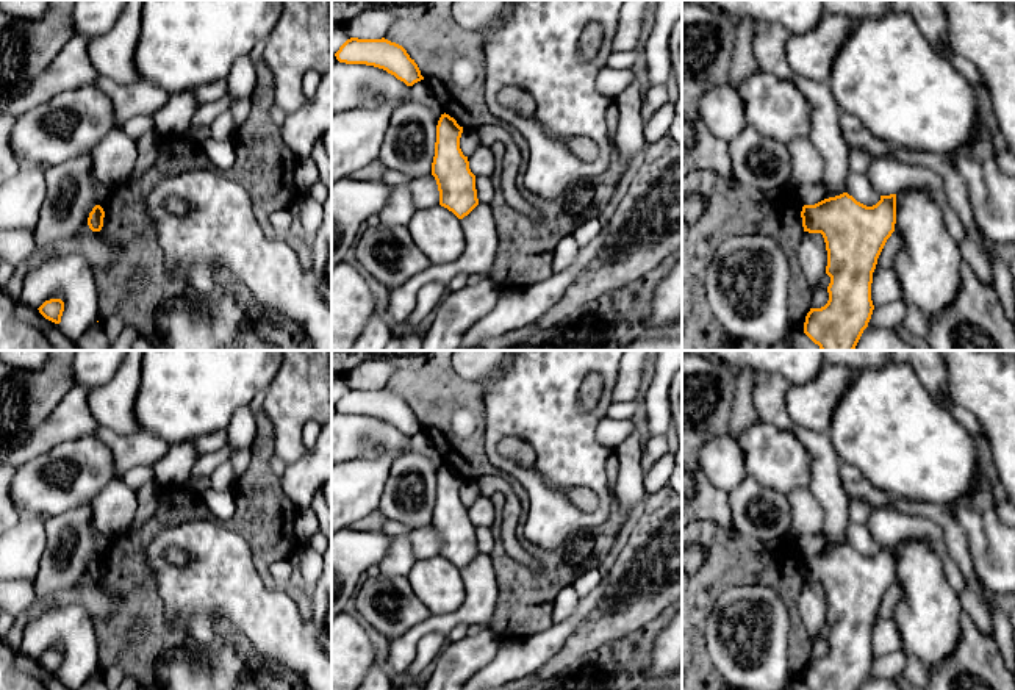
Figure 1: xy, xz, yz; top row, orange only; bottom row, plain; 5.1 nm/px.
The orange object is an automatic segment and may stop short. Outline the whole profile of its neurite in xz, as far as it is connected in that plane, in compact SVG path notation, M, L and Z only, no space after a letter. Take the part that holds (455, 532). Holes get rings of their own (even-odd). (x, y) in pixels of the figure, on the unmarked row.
M441 465L436 476L435 507L432 526L439 541L439 555L458 570L468 566L477 555L475 526L469 519L468 507L460 499L463 477L449 465Z

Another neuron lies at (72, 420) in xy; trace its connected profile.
M74 385L52 415L30 432L16 451L0 462L0 466L20 466L61 443L92 437L100 426L89 410L89 390L88 386Z

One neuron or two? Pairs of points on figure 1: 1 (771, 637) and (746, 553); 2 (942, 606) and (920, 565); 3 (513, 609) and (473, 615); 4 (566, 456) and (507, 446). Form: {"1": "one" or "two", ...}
{"1": "two", "2": "one", "3": "two", "4": "two"}

